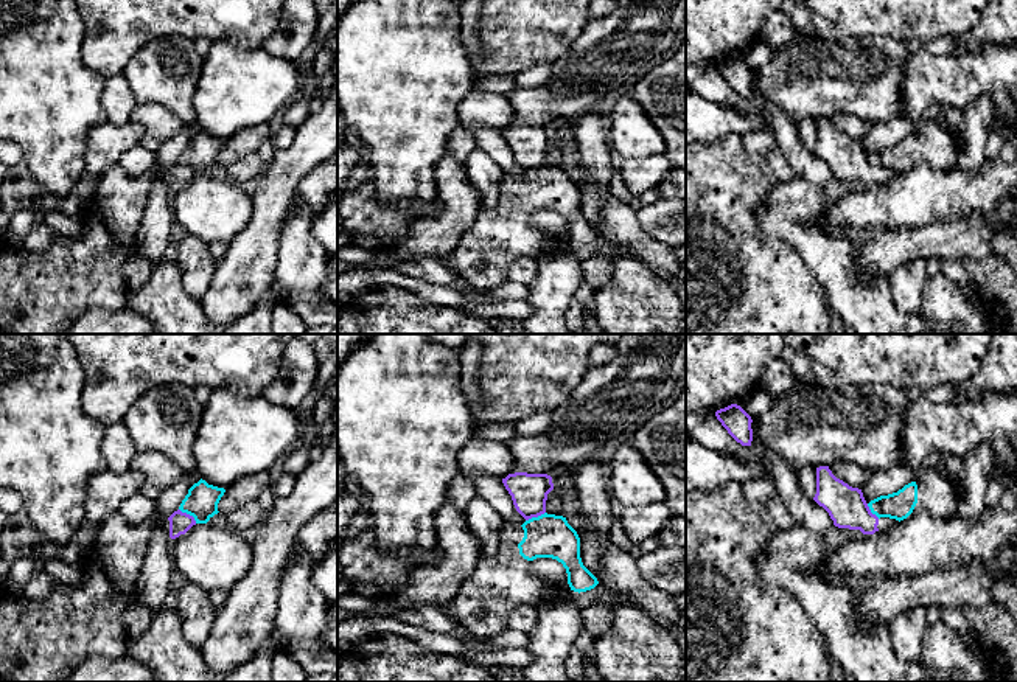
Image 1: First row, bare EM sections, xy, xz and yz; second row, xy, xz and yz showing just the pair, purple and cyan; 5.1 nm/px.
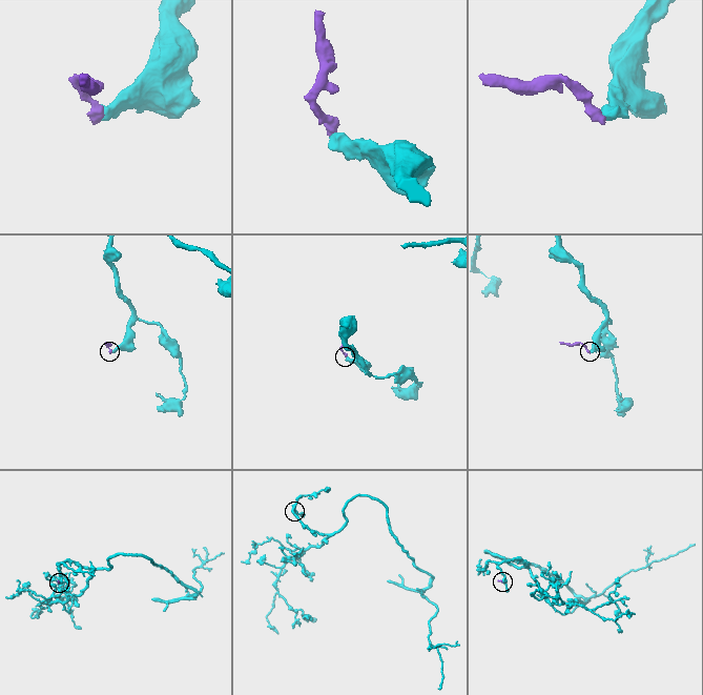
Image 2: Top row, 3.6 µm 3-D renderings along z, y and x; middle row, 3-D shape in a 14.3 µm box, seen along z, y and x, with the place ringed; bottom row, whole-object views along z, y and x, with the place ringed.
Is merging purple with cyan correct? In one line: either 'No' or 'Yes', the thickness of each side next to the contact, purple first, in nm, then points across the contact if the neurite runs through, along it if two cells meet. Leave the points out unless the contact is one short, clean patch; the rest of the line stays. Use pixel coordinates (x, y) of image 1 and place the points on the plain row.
No. Thickness 110 nm (purple) against 170 nm. Boundary: xy (179, 160), (196, 174)

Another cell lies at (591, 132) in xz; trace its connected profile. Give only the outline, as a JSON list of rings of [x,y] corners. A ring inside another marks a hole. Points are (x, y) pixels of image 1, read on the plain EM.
[[[585,113],[575,126],[578,165],[585,172],[580,190],[580,210],[583,217],[597,230],[600,224],[602,191],[610,186],[613,160],[610,157],[608,120],[597,113]]]

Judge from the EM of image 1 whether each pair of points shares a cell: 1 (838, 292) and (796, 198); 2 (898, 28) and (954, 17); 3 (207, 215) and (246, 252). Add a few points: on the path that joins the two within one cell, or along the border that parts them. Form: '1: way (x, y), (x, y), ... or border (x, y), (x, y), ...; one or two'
1: way (835, 269), (790, 221); one
2: way (908, 17), (940, 17); one
3: border (252, 207), (249, 222), (229, 241); two

